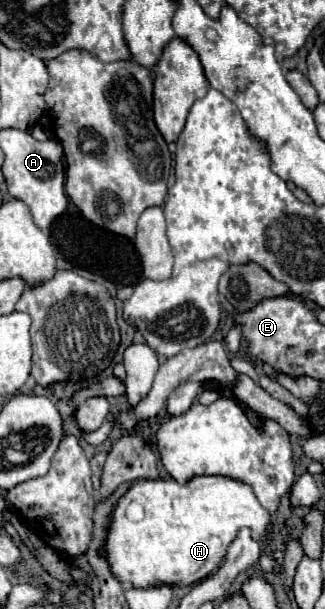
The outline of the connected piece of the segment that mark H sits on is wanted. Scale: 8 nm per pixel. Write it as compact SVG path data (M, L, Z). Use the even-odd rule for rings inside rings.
M198 475L188 479L184 485L174 479L140 479L118 501L108 531L106 555L112 573L120 583L130 583L134 587L192 585L218 569L228 553L228 545L236 539L242 527L252 529L252 537L262 543L270 539L274 527L274 515L256 501L252 487L244 481L222 475Z

